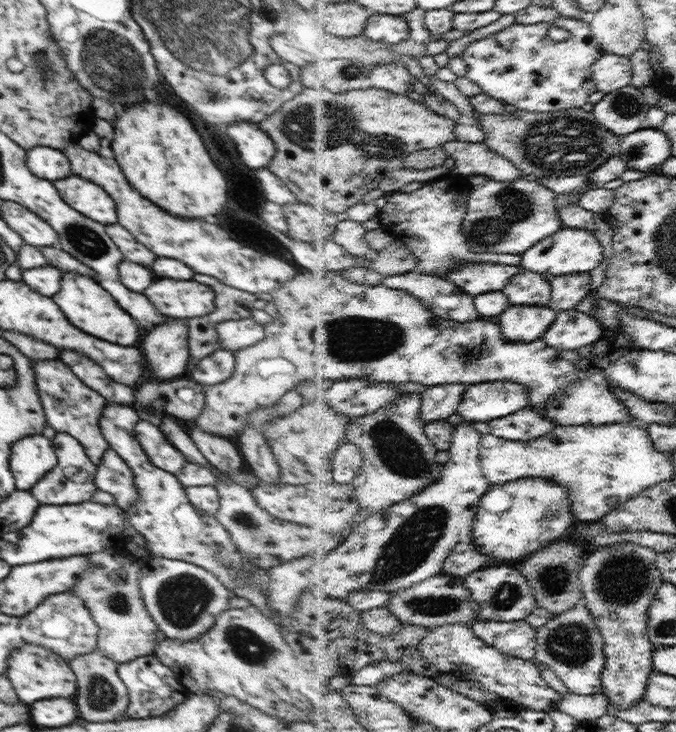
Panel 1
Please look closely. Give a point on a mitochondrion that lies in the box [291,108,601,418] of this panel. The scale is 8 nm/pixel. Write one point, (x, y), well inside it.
(349, 339)

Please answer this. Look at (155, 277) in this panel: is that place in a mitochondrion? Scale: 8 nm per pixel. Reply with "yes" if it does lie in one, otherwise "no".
no

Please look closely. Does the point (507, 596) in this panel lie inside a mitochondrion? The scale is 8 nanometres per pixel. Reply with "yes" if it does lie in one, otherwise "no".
yes

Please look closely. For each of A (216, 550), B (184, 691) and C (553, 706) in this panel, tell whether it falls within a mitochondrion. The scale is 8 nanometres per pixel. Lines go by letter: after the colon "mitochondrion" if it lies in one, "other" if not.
A: mitochondrion
B: other
C: other

